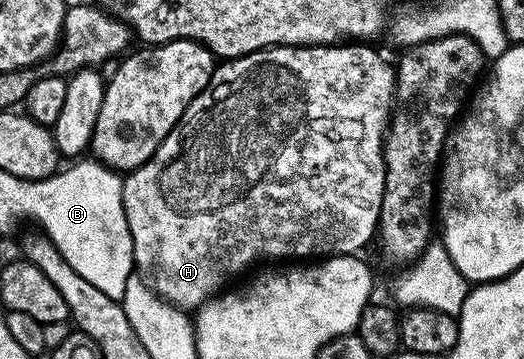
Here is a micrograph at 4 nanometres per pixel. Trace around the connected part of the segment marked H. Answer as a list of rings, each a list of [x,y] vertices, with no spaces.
[[[336,43],[333,45],[275,45],[272,49],[259,49],[256,53],[250,53],[244,57],[233,57],[224,60],[211,74],[211,82],[195,96],[193,103],[187,105],[187,110],[181,115],[178,125],[165,135],[165,139],[157,147],[157,151],[144,165],[130,170],[123,177],[123,210],[125,219],[129,223],[129,231],[133,239],[133,255],[135,256],[135,269],[138,276],[144,278],[149,286],[160,299],[168,301],[171,305],[184,311],[198,310],[200,305],[210,301],[211,298],[219,296],[232,284],[230,277],[239,277],[254,261],[263,261],[266,257],[283,257],[279,259],[322,259],[336,255],[355,255],[367,244],[372,244],[379,228],[379,212],[381,211],[381,199],[385,191],[385,173],[383,171],[383,139],[389,129],[391,111],[395,99],[395,70],[392,62],[387,62],[381,54],[367,43]]]

